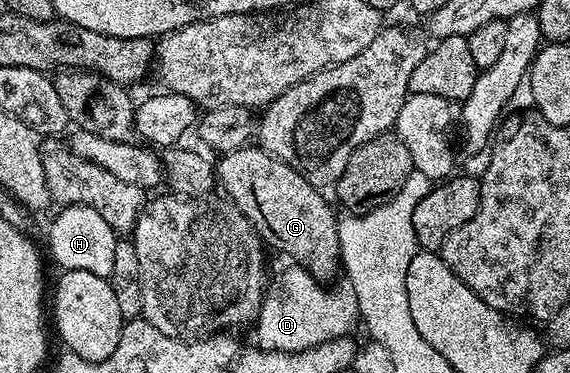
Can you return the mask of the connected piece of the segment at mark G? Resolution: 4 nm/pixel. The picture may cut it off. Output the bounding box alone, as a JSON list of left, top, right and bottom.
[215,145,342,281]

